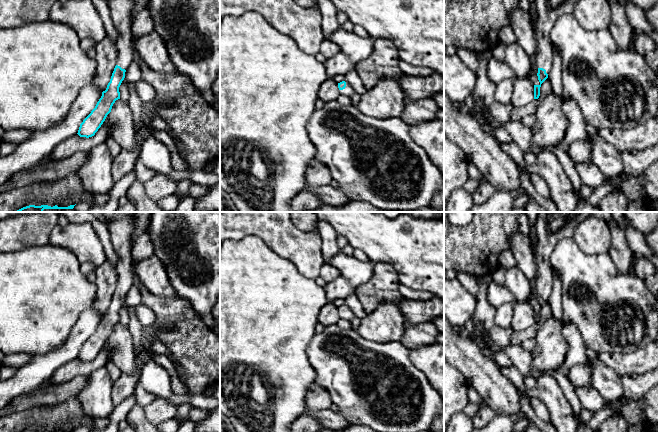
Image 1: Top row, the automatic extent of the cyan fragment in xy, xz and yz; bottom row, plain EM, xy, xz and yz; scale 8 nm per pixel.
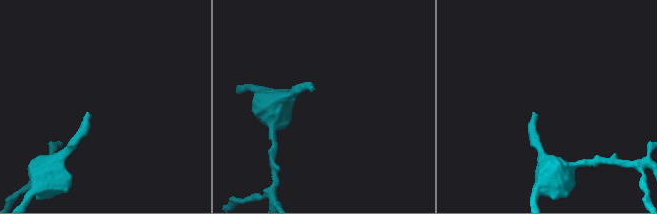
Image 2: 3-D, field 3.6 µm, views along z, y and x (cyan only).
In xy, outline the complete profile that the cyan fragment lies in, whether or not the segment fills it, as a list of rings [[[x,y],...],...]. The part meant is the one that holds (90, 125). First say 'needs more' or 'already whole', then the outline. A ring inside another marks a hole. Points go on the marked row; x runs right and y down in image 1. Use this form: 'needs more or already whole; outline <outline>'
needs more; outline [[[106,0],[111,19],[118,33],[116,66],[110,82],[95,108],[80,124],[78,135],[92,137],[101,127],[107,115],[111,112],[116,100],[120,99],[119,87],[125,78],[126,69],[134,61],[135,48],[132,42],[131,25],[135,0]]]

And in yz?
needs more; outline [[[535,0],[537,22],[535,33],[538,51],[535,64],[538,68],[539,85],[534,85],[534,99],[540,96],[541,84],[548,78],[553,64],[550,31],[557,19],[564,14],[572,14],[578,0]]]

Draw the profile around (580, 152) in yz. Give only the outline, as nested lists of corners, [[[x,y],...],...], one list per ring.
[[[591,136],[586,139],[576,141],[570,144],[566,151],[570,159],[576,165],[592,163],[592,141]]]

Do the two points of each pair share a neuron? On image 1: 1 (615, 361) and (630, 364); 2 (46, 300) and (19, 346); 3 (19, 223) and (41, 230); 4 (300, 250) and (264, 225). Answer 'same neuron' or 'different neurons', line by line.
1: same neuron
2: same neuron
3: same neuron
4: same neuron

